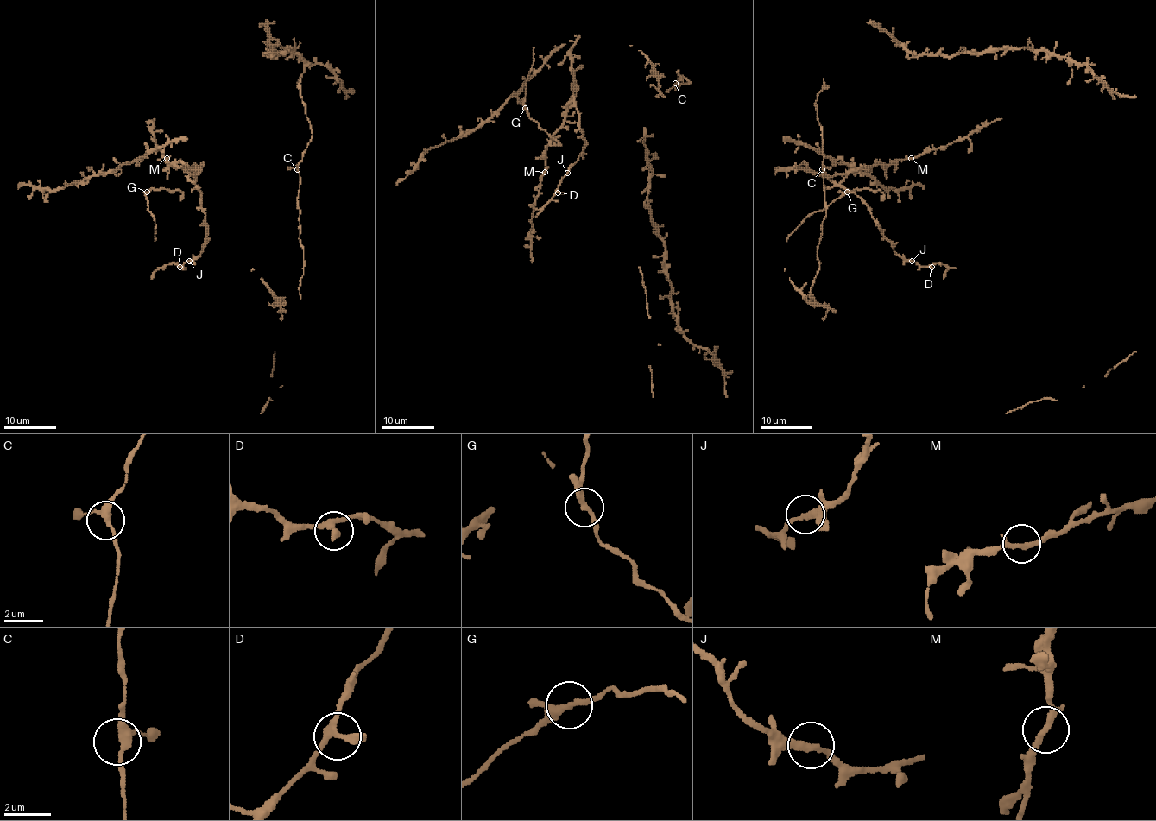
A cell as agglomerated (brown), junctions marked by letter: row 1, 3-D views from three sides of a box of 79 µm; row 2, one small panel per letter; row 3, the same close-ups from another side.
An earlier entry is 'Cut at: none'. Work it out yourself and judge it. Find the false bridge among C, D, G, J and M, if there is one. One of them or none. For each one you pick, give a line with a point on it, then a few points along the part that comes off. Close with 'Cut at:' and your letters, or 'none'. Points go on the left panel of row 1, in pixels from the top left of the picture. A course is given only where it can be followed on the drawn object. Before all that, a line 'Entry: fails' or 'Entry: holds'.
Entry: holds
Cut at: none

